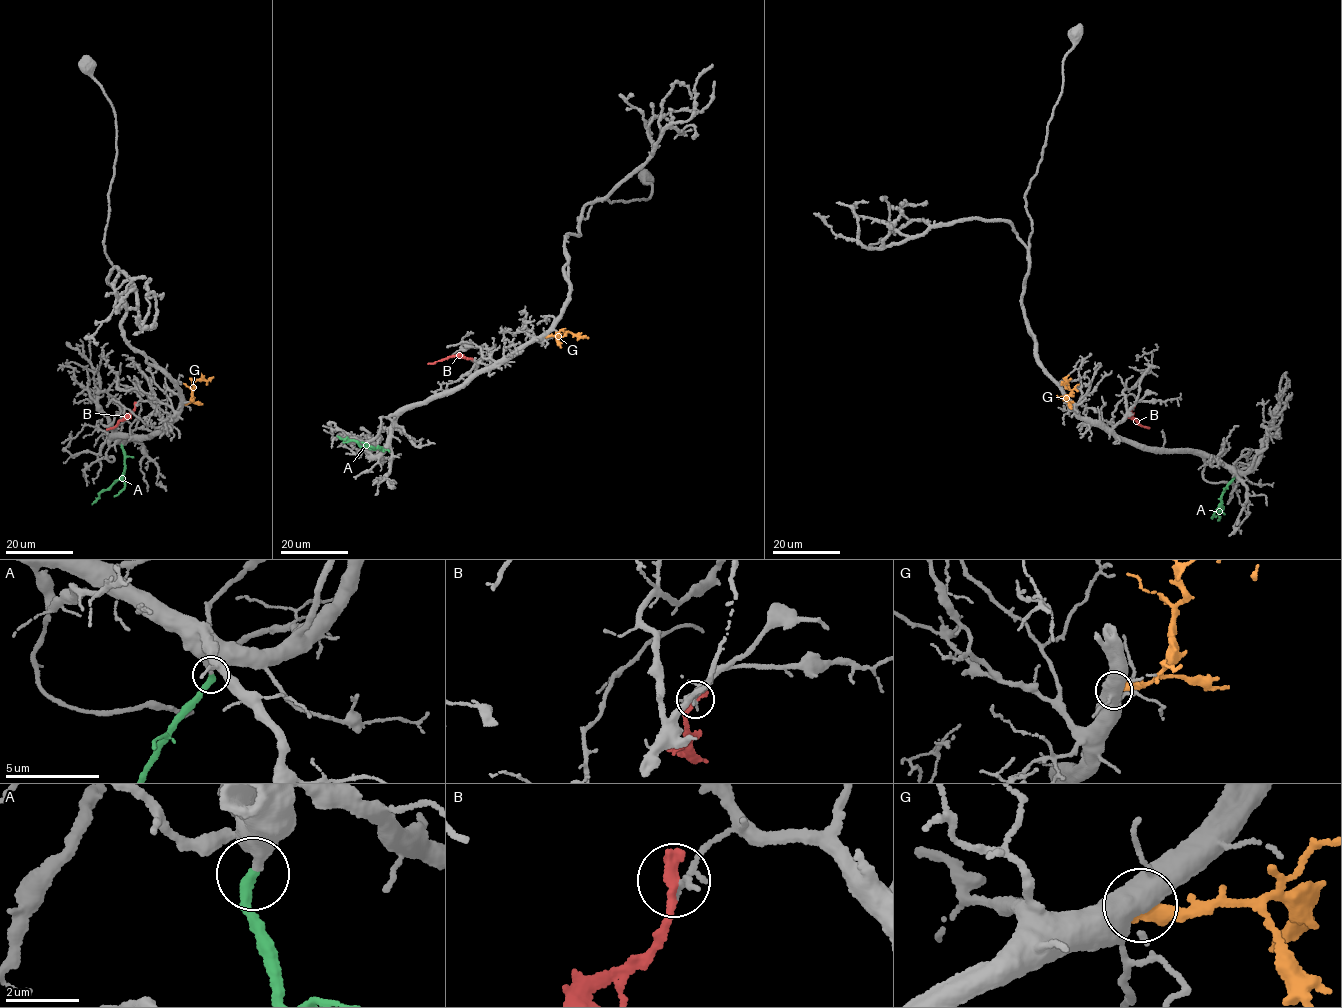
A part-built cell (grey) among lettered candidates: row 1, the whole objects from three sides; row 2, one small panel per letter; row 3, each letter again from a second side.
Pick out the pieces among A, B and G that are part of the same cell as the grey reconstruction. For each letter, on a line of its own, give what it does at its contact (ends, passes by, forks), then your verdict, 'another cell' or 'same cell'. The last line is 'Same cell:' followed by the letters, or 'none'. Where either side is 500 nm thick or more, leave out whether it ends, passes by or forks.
A: it ends | same cell
B: it ends | another cell
G: another cell
Same cell: A

